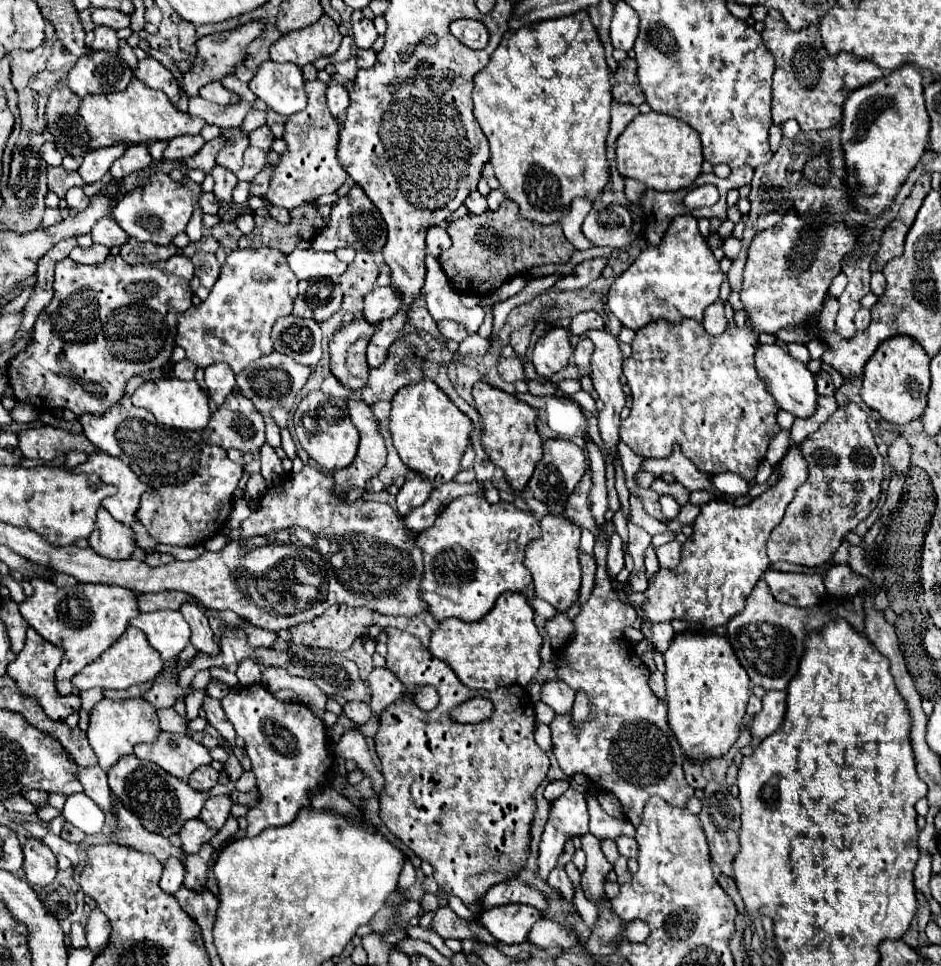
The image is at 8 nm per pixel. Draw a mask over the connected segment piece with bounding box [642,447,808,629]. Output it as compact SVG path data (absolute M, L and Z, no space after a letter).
M800 447L788 449L786 457L780 463L780 473L782 473L782 477L780 477L778 485L768 489L766 493L762 493L748 505L734 505L734 503L727 503L727 501L719 499L702 505L698 523L694 521L694 525L692 525L694 533L682 545L682 559L680 559L678 567L658 569L654 579L648 581L648 589L644 591L646 603L642 603L646 621L660 623L660 621L682 619L688 623L702 625L704 629L714 629L714 627L726 625L736 613L740 613L744 609L744 603L746 603L748 595L752 593L752 587L758 583L762 573L770 567L770 561L766 557L766 541L768 541L772 529L782 521L784 511L786 511L788 503L794 499L798 485L802 485L808 477L808 467L800 453Z

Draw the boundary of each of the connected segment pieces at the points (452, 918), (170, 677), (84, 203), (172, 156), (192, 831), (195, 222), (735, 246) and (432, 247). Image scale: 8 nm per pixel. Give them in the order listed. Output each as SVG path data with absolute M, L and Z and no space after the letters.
M440 907L434 913L432 929L442 939L466 939L466 937L472 937L472 939L484 941L488 945L496 945L498 943L496 939L492 939L492 935L484 927L480 927L480 923L460 919L450 907Z
M168 665L160 671L160 677L152 683L152 687L142 695L154 709L168 709L176 703L176 699L192 693L192 685L180 687L174 665Z
M72 187L72 189L68 189L66 201L68 201L68 207L70 207L70 209L76 209L76 211L82 211L82 209L86 209L86 207L90 205L90 199L84 195L82 187Z
M180 135L176 139L170 139L168 147L162 153L162 159L160 161L152 161L152 167L156 167L156 163L162 163L164 159L168 159L168 161L188 159L188 157L196 155L202 149L204 143L206 141L202 139L202 135Z
M190 819L188 823L184 823L184 827L180 831L182 849L186 853L196 853L214 835L216 835L216 831L212 831L210 827L206 827L206 823L202 823L202 819Z
M196 204L194 217L190 219L188 227L186 227L188 235L202 235L202 211L198 204Z
M726 237L724 239L724 245L722 245L722 249L724 249L724 253L726 253L726 257L730 257L730 259L736 259L736 255L738 255L738 251L740 251L740 247L742 247L742 243L736 239L736 237Z
M430 227L426 235L426 251L432 257L438 257L442 251L446 251L452 245L452 239L444 227Z

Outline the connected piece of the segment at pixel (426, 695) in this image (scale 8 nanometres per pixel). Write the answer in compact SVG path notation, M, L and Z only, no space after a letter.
M420 687L420 695L418 695L418 689L412 691L412 699L418 707L424 707L426 711L430 711L432 707L436 707L436 703L440 701L440 697L436 695L436 689L434 687Z

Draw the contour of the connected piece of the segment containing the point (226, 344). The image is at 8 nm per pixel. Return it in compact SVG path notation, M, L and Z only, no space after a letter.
M268 247L236 249L226 257L208 299L192 305L180 317L176 345L184 347L186 357L196 367L224 361L234 373L240 373L248 363L274 351L270 339L272 325L278 317L292 313L294 297L298 297L298 279L282 251Z

